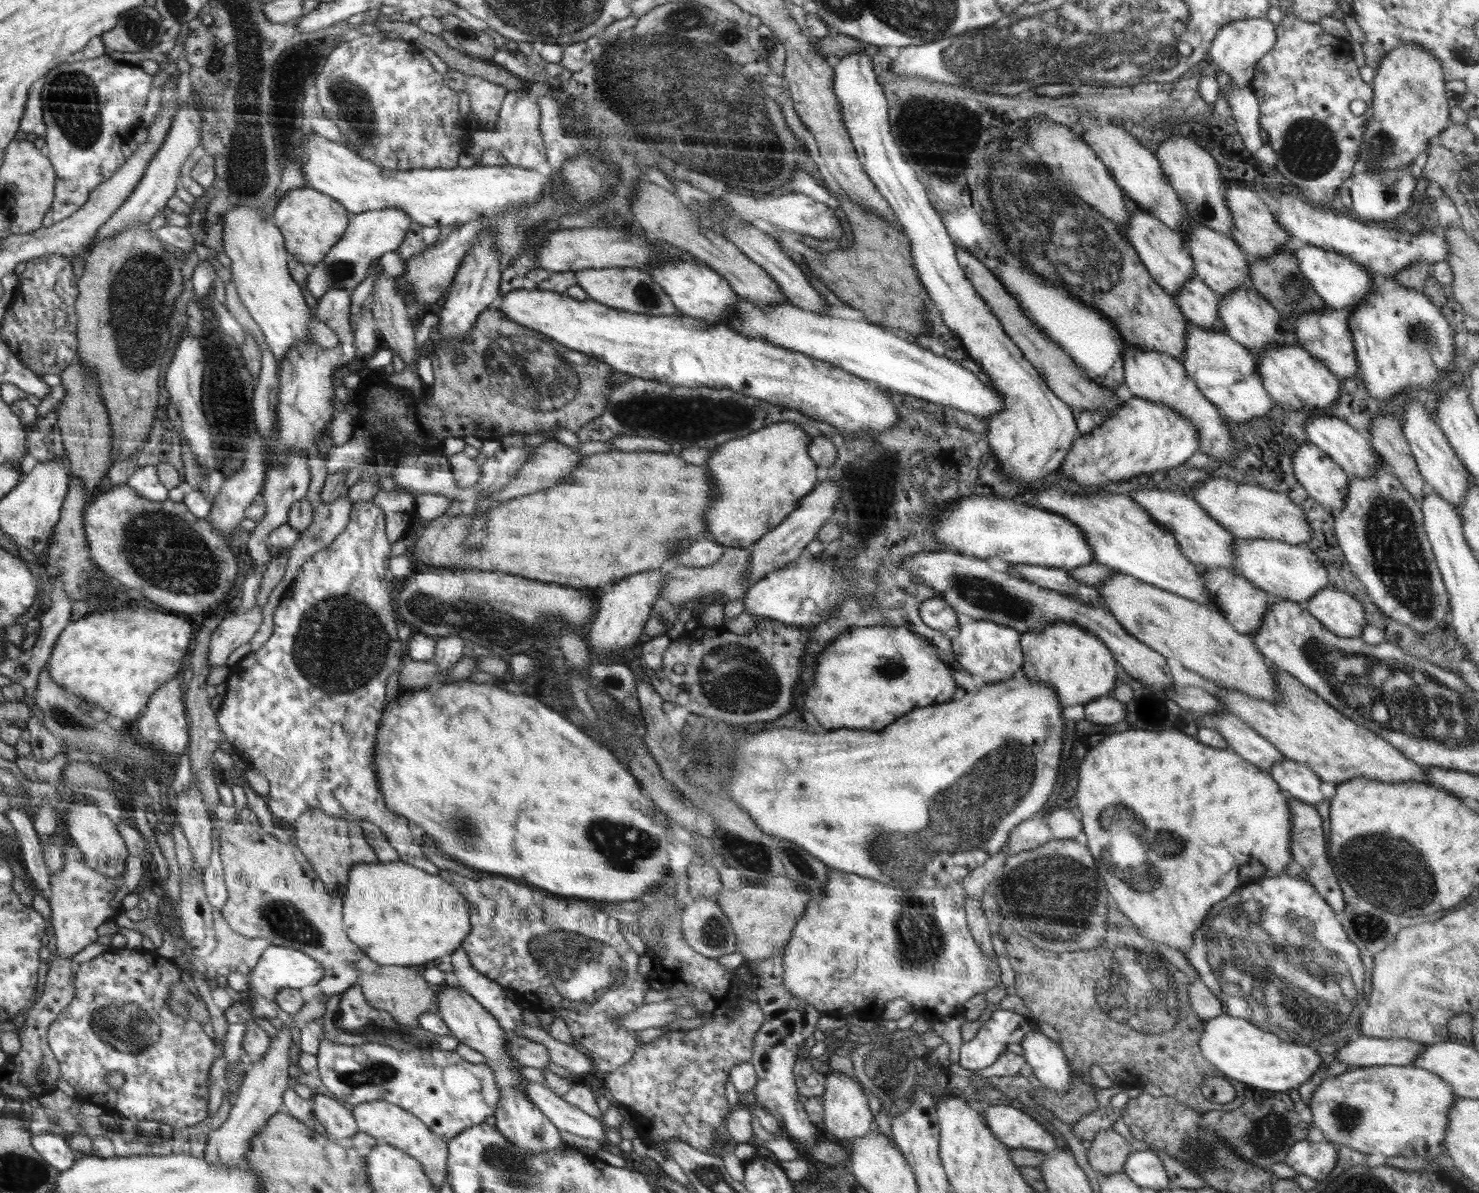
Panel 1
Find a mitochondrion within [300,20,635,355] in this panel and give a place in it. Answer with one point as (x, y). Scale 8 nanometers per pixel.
(353, 103)

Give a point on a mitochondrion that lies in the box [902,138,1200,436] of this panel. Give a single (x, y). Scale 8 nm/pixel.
(1054, 232)

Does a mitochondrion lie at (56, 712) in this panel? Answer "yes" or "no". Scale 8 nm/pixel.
yes

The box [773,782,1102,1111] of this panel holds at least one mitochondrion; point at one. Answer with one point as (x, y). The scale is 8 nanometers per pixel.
(1057, 895)

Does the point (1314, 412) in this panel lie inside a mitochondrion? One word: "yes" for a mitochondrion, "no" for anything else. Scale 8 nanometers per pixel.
no

